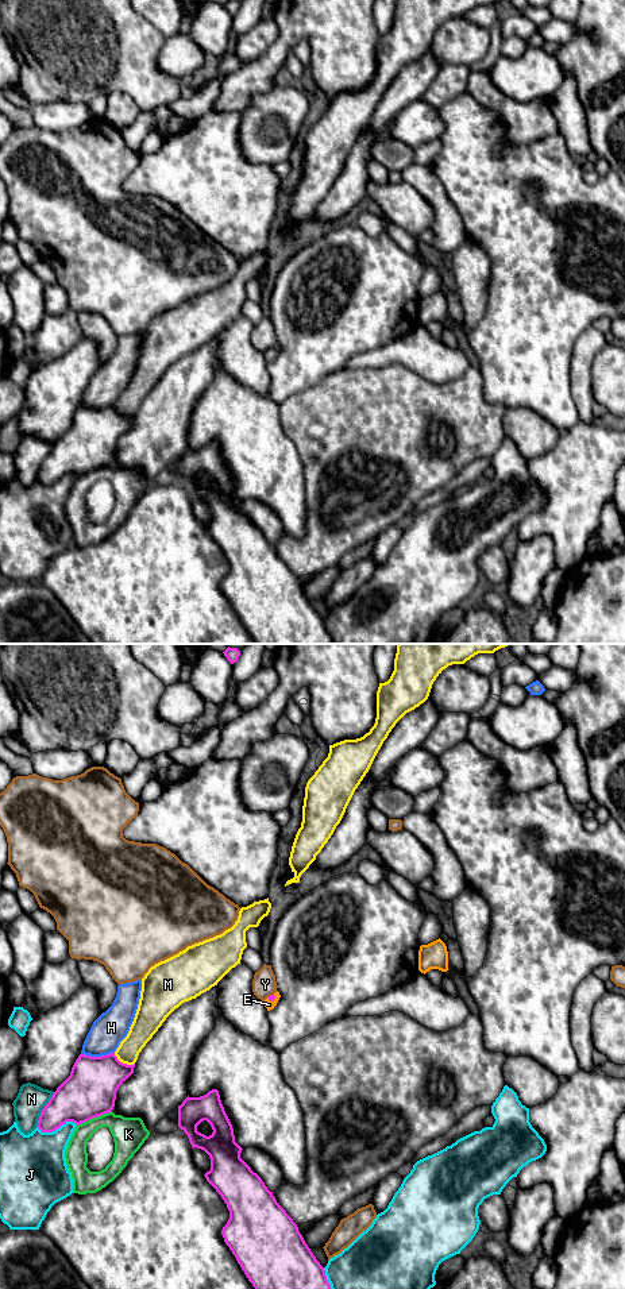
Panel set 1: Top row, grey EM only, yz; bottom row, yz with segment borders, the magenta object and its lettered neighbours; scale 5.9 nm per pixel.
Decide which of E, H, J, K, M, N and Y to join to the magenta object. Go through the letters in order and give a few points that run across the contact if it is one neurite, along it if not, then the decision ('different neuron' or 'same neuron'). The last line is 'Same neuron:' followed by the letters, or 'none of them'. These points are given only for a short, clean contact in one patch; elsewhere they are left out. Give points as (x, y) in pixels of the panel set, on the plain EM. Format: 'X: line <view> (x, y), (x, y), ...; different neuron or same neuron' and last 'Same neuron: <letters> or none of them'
E: line yz (272, 350), (272, 352), (269, 357); same neuron
H: different neuron
J: different neuron
K: different neuron
M: different neuron
N: different neuron
Y: different neuron
Same neuron: E

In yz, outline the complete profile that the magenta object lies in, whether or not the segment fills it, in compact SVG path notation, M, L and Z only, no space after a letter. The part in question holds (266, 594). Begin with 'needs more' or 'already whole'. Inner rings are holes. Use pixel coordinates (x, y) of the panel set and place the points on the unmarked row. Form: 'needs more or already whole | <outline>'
already whole | M217 441L200 449L186 449L178 458L178 479L188 487L192 499L204 502L211 510L211 522L204 528L221 548L229 563L229 571L221 582L225 597L235 607L238 615L256 644L332 644L325 622L316 611L297 576L277 555L273 544L267 541L262 530L240 510L242 499L235 494L232 476L224 463ZM207 472L213 485L207 489L197 483L197 478Z

